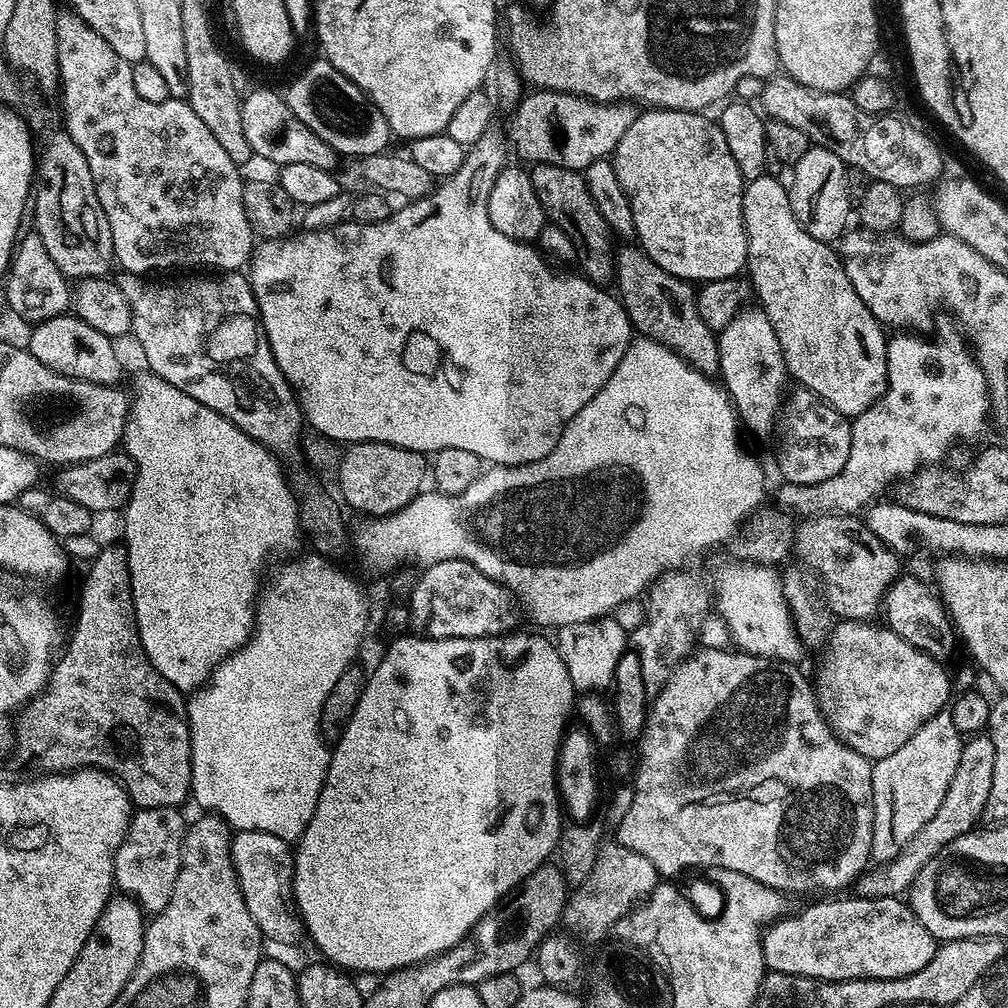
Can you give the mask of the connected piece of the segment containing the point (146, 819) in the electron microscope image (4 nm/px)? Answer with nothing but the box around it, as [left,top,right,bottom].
[114,807,186,914]

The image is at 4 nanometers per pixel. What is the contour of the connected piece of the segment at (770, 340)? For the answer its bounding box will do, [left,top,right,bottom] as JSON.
[717,307,788,438]

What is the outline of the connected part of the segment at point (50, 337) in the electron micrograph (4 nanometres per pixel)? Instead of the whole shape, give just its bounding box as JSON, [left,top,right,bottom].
[26,314,120,385]

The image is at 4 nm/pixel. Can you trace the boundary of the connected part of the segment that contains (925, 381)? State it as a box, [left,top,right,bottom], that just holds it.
[785,334,990,518]

